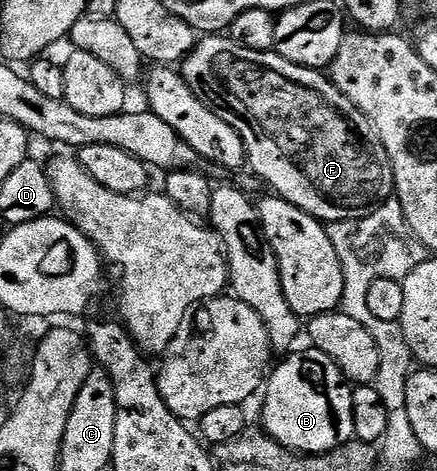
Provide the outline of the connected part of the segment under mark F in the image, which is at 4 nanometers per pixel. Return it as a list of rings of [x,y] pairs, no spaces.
[[[208,34],[197,43],[191,53],[184,57],[182,75],[186,86],[190,86],[190,90],[197,98],[206,106],[210,106],[210,110],[214,110],[214,114],[218,114],[218,118],[222,118],[222,122],[226,122],[230,126],[234,126],[234,130],[238,130],[238,134],[244,139],[246,146],[247,167],[249,169],[252,167],[272,187],[269,189],[275,195],[290,201],[291,204],[298,206],[304,212],[309,212],[315,220],[328,224],[333,224],[339,220],[361,220],[373,205],[385,199],[386,193],[384,191],[387,188],[389,191],[392,184],[392,167],[380,141],[380,134],[373,128],[372,123],[356,109],[354,102],[350,102],[350,98],[346,98],[346,94],[342,94],[342,90],[335,88],[331,79],[323,71],[315,68],[303,68],[294,62],[286,62],[286,58],[282,58],[274,50],[271,52],[246,50],[235,44],[227,35]]]

